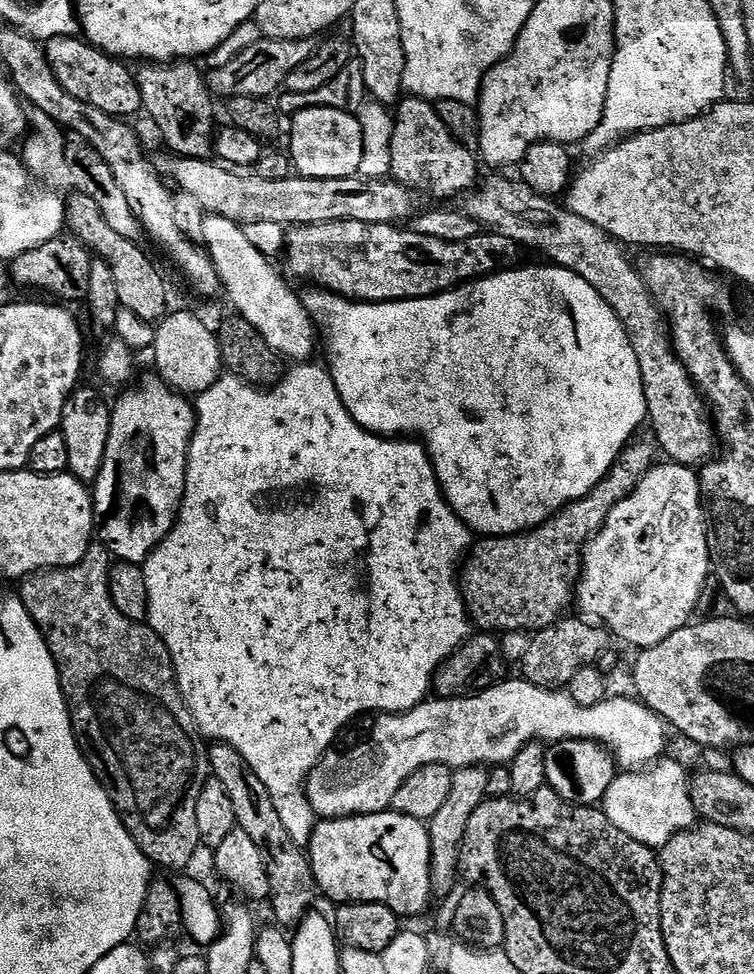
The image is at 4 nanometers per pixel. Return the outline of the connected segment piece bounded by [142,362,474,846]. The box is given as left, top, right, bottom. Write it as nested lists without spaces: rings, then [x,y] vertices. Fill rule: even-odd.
[[[315,362],[297,363],[292,366],[288,372],[281,375],[277,384],[271,388],[257,388],[254,384],[248,384],[245,380],[239,380],[237,376],[231,374],[221,375],[214,386],[206,393],[204,405],[196,408],[196,429],[190,442],[188,451],[188,469],[186,470],[186,482],[184,483],[184,500],[180,504],[178,513],[181,521],[189,520],[190,523],[196,524],[196,532],[180,532],[173,530],[171,534],[164,539],[153,552],[148,555],[142,567],[144,577],[146,578],[146,590],[148,591],[148,614],[146,623],[162,638],[162,642],[168,647],[168,653],[172,659],[172,664],[176,667],[176,681],[180,687],[181,694],[184,695],[184,701],[188,703],[188,709],[192,719],[198,729],[201,737],[209,741],[229,744],[246,758],[250,770],[262,778],[262,786],[272,795],[274,806],[286,826],[286,834],[294,838],[294,842],[301,846],[306,846],[312,841],[312,831],[315,830],[318,820],[315,815],[310,814],[308,806],[308,793],[304,787],[307,785],[308,776],[316,769],[318,762],[333,747],[336,735],[351,722],[355,716],[360,716],[363,712],[372,712],[371,714],[395,714],[398,712],[409,712],[424,703],[429,695],[432,686],[432,676],[436,669],[468,639],[470,635],[470,621],[468,611],[464,608],[464,597],[458,583],[458,565],[462,557],[471,549],[474,543],[474,533],[472,529],[467,528],[456,516],[456,512],[448,504],[443,490],[440,489],[440,483],[436,477],[436,471],[432,465],[432,459],[428,457],[428,452],[423,444],[412,438],[385,438],[375,436],[374,433],[366,431],[358,422],[354,422],[352,415],[346,410],[338,390],[334,386],[331,374],[328,373],[327,367],[314,364]]]

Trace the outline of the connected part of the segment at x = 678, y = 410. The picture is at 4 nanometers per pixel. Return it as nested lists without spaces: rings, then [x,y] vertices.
[[[519,179],[513,180],[488,180],[471,189],[463,197],[462,211],[472,220],[477,220],[485,229],[501,232],[506,238],[510,238],[521,249],[533,248],[541,252],[541,257],[547,258],[558,268],[565,268],[578,278],[586,278],[598,294],[618,314],[626,334],[630,338],[630,346],[634,346],[634,355],[638,358],[638,370],[642,370],[642,382],[646,394],[646,406],[648,407],[647,423],[652,424],[651,435],[658,445],[659,451],[664,452],[669,461],[674,464],[687,464],[700,466],[713,459],[718,448],[718,433],[710,419],[709,405],[705,397],[700,395],[700,390],[688,376],[684,369],[684,363],[676,356],[676,350],[672,346],[672,337],[668,331],[668,322],[660,310],[660,305],[652,299],[652,291],[646,286],[641,269],[636,268],[628,261],[625,249],[619,240],[615,240],[606,230],[594,226],[594,222],[586,222],[586,218],[578,218],[567,206],[556,205],[555,199],[547,196],[539,196],[530,186],[526,186]]]

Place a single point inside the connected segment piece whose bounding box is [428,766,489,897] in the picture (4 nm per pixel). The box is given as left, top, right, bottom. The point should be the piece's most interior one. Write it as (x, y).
(446, 830)

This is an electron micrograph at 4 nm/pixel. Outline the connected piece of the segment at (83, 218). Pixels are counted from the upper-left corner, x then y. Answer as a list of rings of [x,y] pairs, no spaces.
[[[79,202],[69,203],[66,208],[66,228],[77,240],[84,243],[85,248],[93,257],[105,260],[110,268],[110,274],[114,274],[114,282],[118,286],[118,302],[125,313],[137,316],[145,320],[149,326],[155,325],[164,319],[170,311],[168,305],[168,284],[164,276],[152,265],[151,260],[140,250],[140,244],[135,240],[122,238],[117,234],[106,218],[97,211],[92,204]]]

